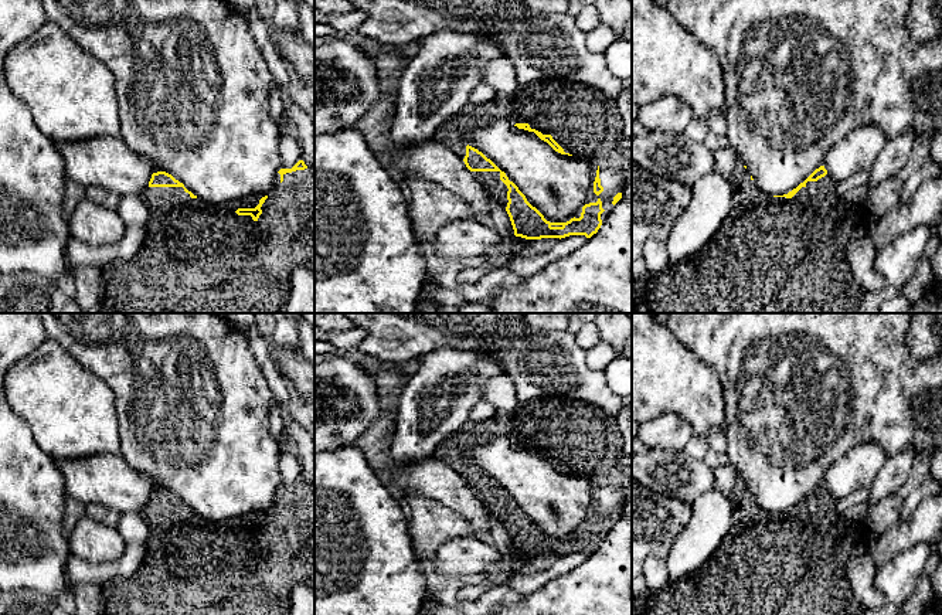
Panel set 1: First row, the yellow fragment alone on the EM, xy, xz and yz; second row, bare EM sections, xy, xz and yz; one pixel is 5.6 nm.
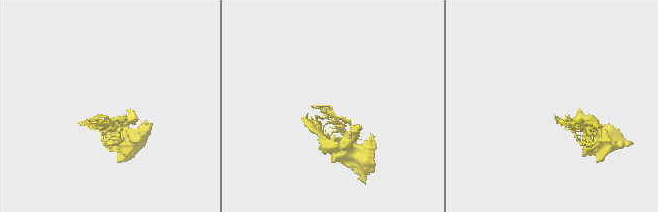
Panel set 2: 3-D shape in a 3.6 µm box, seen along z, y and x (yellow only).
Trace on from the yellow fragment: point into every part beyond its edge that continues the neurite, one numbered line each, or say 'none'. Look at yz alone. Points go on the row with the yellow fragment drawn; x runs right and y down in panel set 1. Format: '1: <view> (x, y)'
1: yz (764, 258)

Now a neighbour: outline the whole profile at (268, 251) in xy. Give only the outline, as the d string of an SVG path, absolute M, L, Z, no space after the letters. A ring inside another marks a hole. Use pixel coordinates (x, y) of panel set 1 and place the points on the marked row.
M254 221L252 235L258 242L252 247L252 254L237 265L244 266L285 266L286 251L280 244L280 237L272 232L261 221Z

